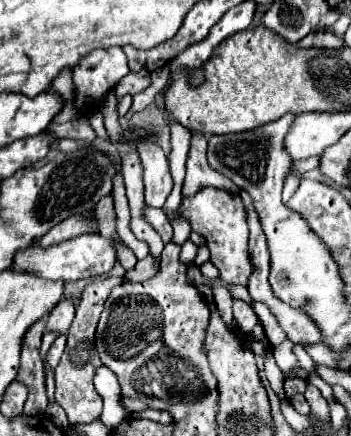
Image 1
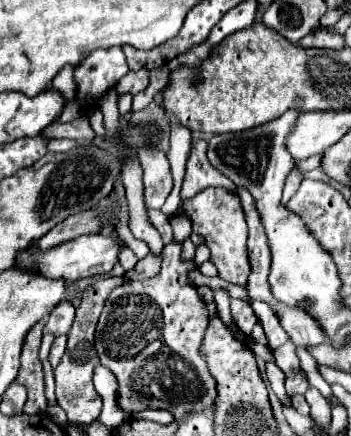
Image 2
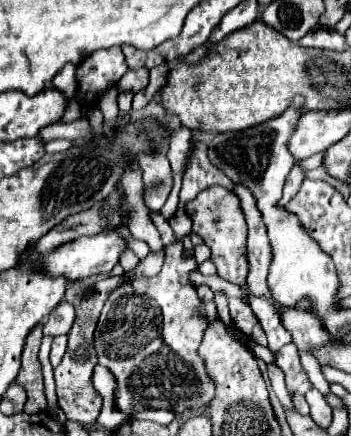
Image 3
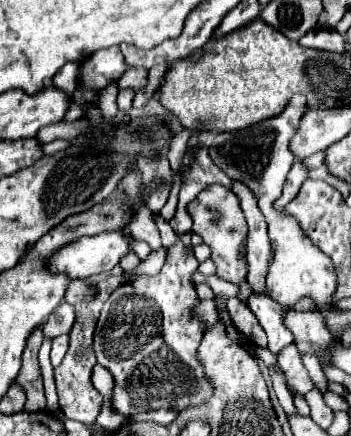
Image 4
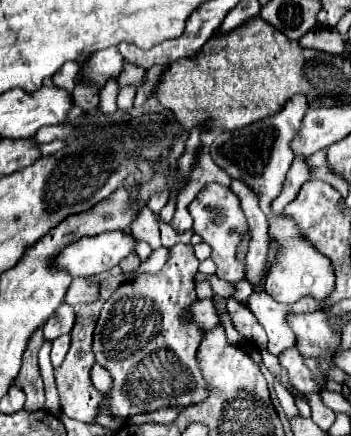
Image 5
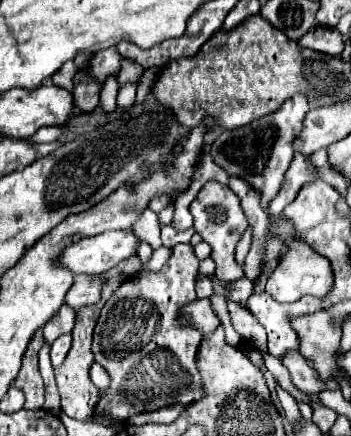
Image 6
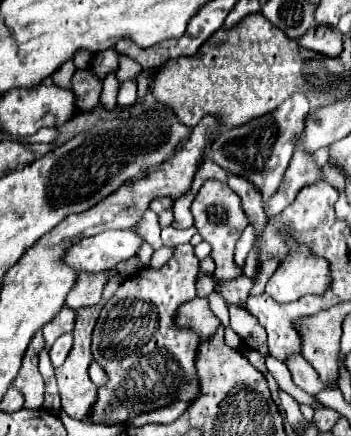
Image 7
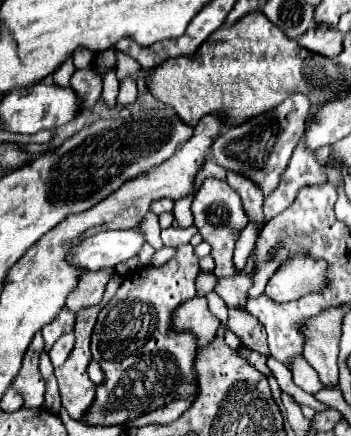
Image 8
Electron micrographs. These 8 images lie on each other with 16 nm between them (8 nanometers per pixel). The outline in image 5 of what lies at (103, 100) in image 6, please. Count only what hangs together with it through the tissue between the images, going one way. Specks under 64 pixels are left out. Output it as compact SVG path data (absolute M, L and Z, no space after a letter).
M110 78L106 82L106 86L100 90L100 108L106 116L114 116L118 112L116 96L118 96L118 82L114 78Z

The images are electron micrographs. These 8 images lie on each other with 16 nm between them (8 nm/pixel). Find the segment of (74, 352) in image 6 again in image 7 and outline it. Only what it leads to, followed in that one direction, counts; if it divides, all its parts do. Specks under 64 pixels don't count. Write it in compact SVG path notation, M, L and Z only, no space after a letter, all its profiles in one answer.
M116 274L108 280L108 284L104 286L104 294L100 304L96 306L88 306L88 308L80 308L76 312L76 326L74 326L74 346L72 352L68 354L68 360L56 368L56 378L58 378L58 390L60 390L60 398L62 398L62 408L68 412L68 416L76 418L76 420L84 420L84 416L88 416L88 408L92 408L94 400L96 400L96 386L92 384L92 380L88 378L88 364L92 362L92 352L90 352L90 336L96 324L96 318L100 314L100 310L106 302L110 300L110 296L114 296L114 292L118 290L122 282L122 276Z

